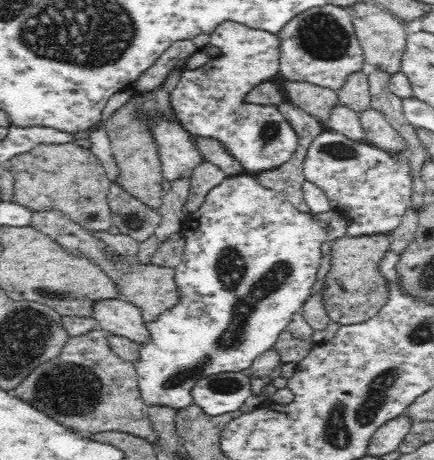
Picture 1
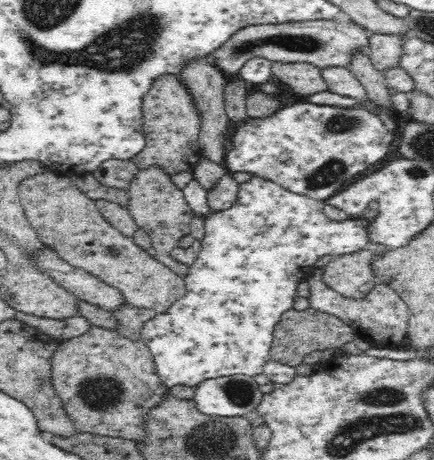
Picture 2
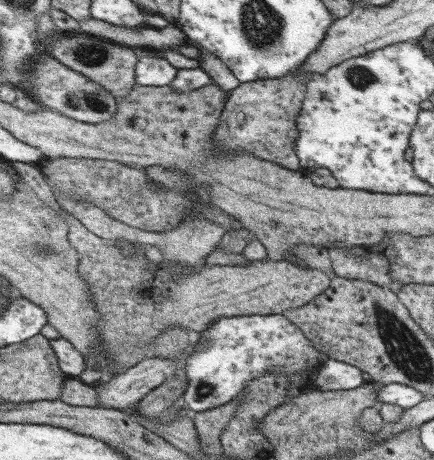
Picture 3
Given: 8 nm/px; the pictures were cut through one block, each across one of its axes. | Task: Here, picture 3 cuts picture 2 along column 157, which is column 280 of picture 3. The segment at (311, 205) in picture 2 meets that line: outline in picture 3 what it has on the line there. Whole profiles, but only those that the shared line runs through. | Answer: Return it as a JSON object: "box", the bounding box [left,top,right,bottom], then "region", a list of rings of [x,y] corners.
{"box":[179,314,327,414],"region":[[[279,314],[273,316],[233,316],[219,318],[201,332],[203,344],[183,362],[183,376],[187,378],[187,388],[179,402],[187,404],[191,414],[207,412],[231,402],[253,378],[265,374],[267,368],[277,368],[281,374],[305,372],[307,366],[321,366],[327,354],[311,348],[289,320]]]}

